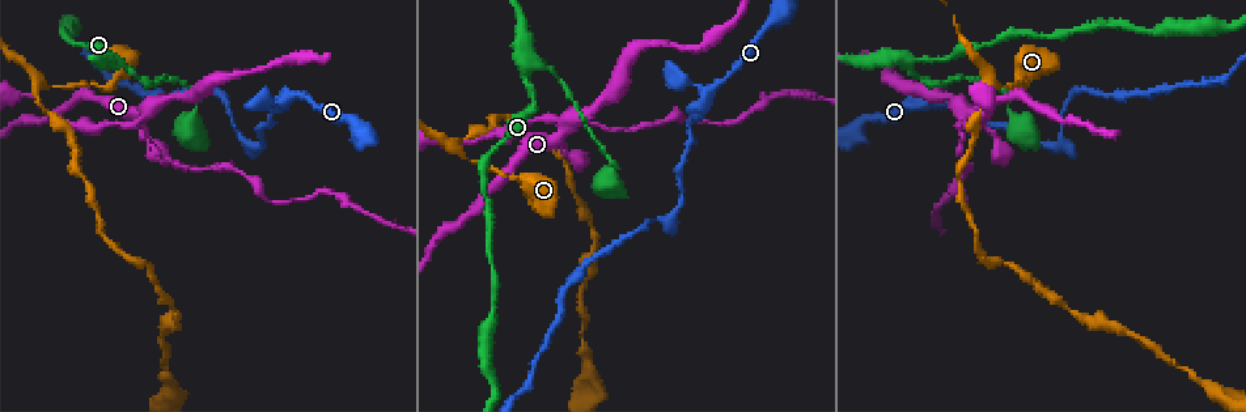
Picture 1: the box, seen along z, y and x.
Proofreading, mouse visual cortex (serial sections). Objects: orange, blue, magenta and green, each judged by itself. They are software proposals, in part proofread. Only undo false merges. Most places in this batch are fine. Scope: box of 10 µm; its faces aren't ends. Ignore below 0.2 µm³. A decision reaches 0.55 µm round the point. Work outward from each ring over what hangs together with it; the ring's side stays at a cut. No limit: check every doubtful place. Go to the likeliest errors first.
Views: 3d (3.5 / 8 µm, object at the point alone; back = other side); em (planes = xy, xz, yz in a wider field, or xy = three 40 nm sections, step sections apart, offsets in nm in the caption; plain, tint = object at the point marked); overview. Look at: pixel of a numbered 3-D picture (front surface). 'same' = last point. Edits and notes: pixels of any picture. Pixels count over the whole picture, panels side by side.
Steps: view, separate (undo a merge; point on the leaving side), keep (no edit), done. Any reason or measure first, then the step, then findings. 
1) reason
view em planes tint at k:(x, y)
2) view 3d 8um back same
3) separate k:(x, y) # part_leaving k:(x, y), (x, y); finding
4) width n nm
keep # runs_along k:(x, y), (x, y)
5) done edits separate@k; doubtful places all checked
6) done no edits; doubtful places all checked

four-way junction
view 3d 3.5um at 1:(961, 134)

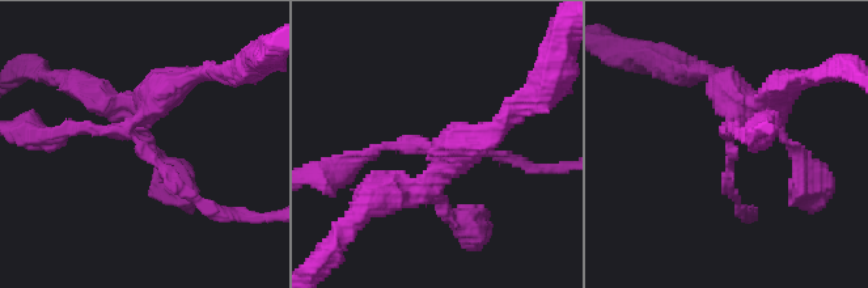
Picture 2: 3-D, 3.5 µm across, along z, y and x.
arms 4; arm_widths 150, 150, 250, 400 nm; now the EM
view em xy step 1 plain at 2:(137, 144)

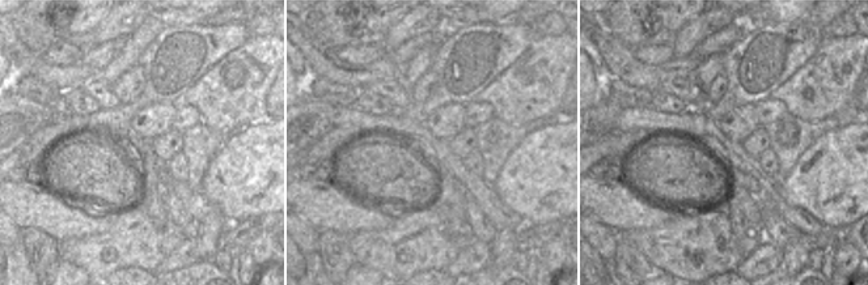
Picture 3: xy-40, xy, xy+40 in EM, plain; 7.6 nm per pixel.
with the object marked
view em xy step 1 tint same

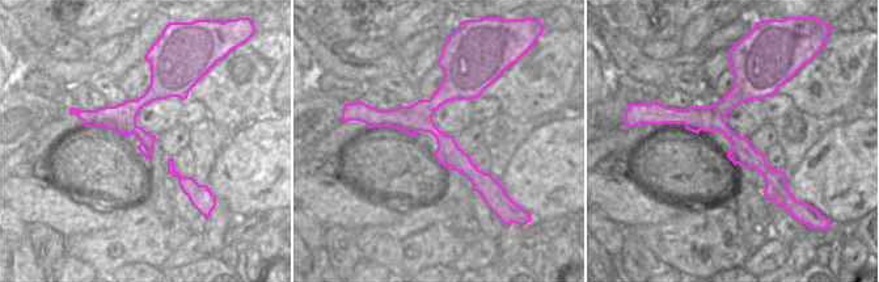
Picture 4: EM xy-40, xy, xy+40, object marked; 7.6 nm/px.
separate 2:(351, 174) # part_leaving 2:(733, 123), (729, 187), (740, 207); two cells meet here

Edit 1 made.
view overview

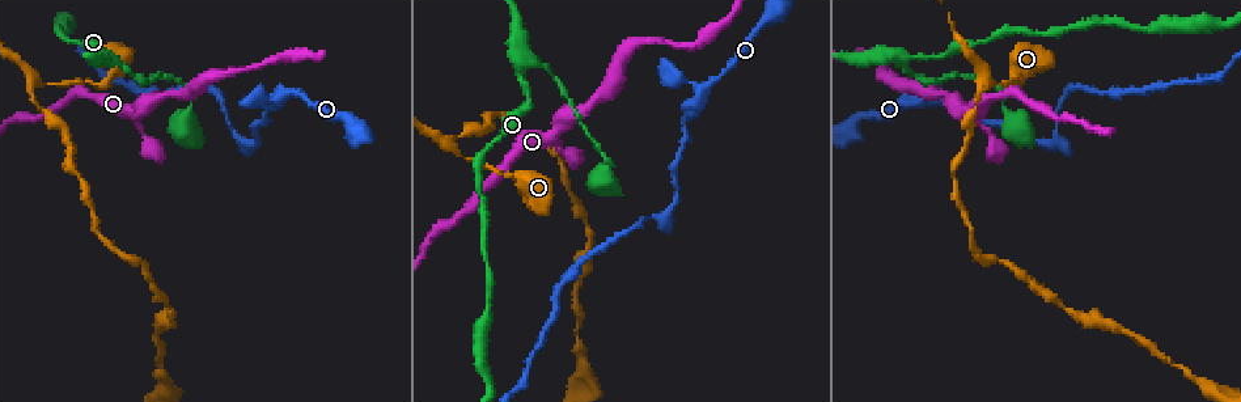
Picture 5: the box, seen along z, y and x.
three arms meet
view em xy step 3 tint at 5:(987, 81)

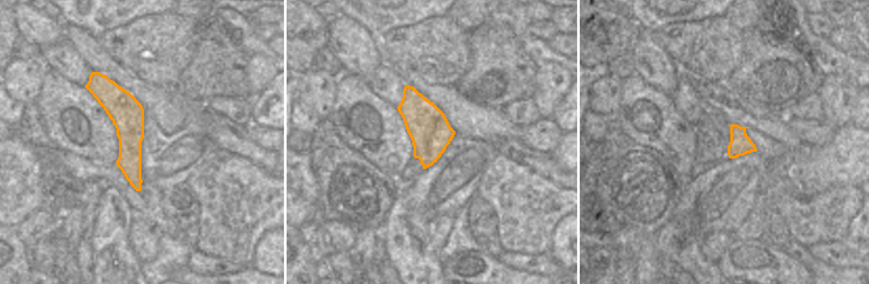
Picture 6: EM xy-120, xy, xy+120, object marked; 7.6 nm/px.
view 3d 3.5um same

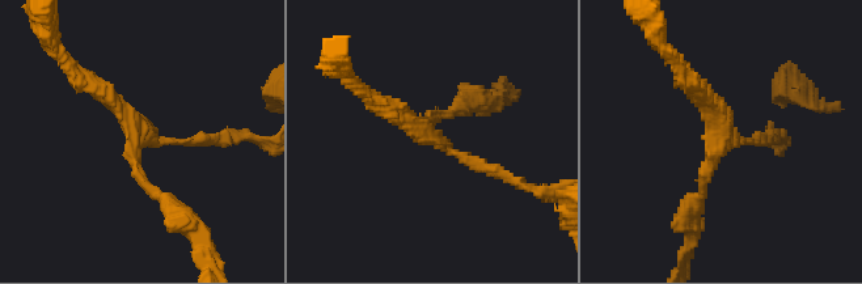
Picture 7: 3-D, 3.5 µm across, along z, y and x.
arms 3
keep # runs_along 6:(100, 87), (127, 114), (138, 186); all the same cell

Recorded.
abrupt turn
view 3d 8um at 5:(248, 143)

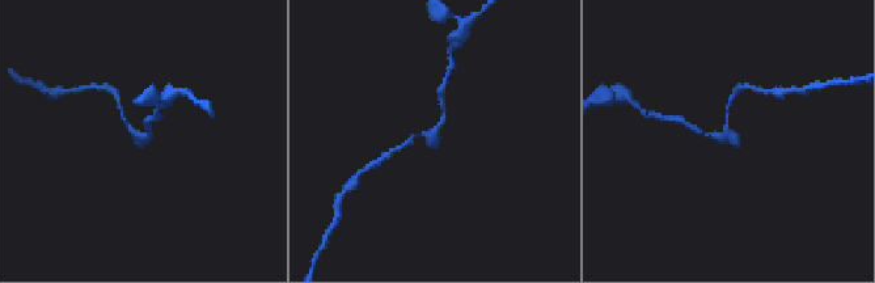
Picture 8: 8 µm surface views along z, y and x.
view em xy step 2 tint same

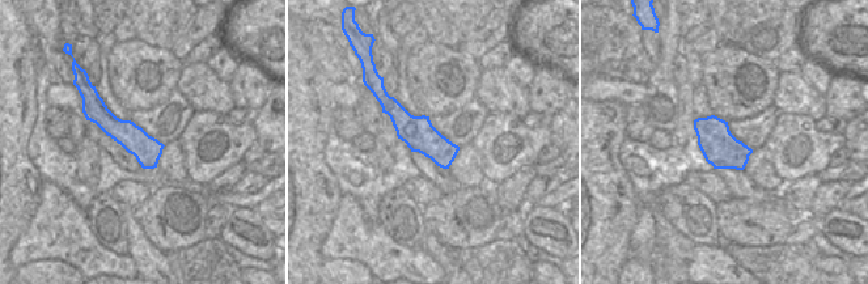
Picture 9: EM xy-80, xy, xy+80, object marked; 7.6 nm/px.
keep # runs_along 8:(442, 100), (442, 125), (413, 136); one cell here

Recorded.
done edits separate@2; doubtful places all checked

